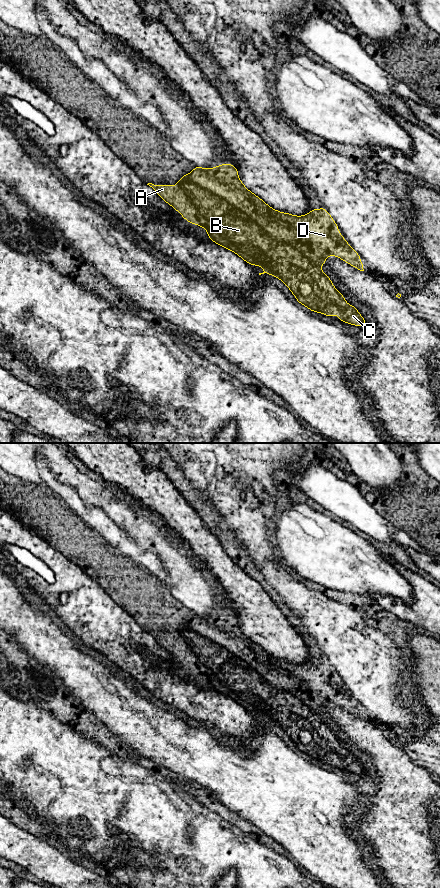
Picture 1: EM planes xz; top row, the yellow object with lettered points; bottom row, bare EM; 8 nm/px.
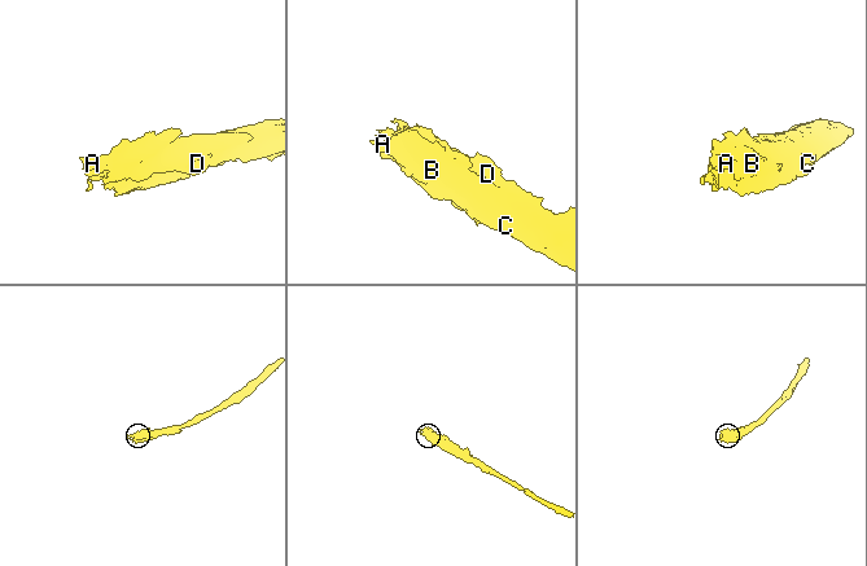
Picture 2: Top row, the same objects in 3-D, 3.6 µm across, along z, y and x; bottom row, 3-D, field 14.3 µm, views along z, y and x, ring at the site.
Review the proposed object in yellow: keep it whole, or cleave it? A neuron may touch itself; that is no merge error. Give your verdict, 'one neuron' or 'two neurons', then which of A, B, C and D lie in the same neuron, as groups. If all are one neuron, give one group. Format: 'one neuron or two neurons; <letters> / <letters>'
one neuron; A B C D

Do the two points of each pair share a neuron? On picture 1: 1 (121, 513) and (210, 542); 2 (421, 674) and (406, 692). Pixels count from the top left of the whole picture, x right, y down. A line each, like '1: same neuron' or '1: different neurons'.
1: different neurons
2: different neurons

